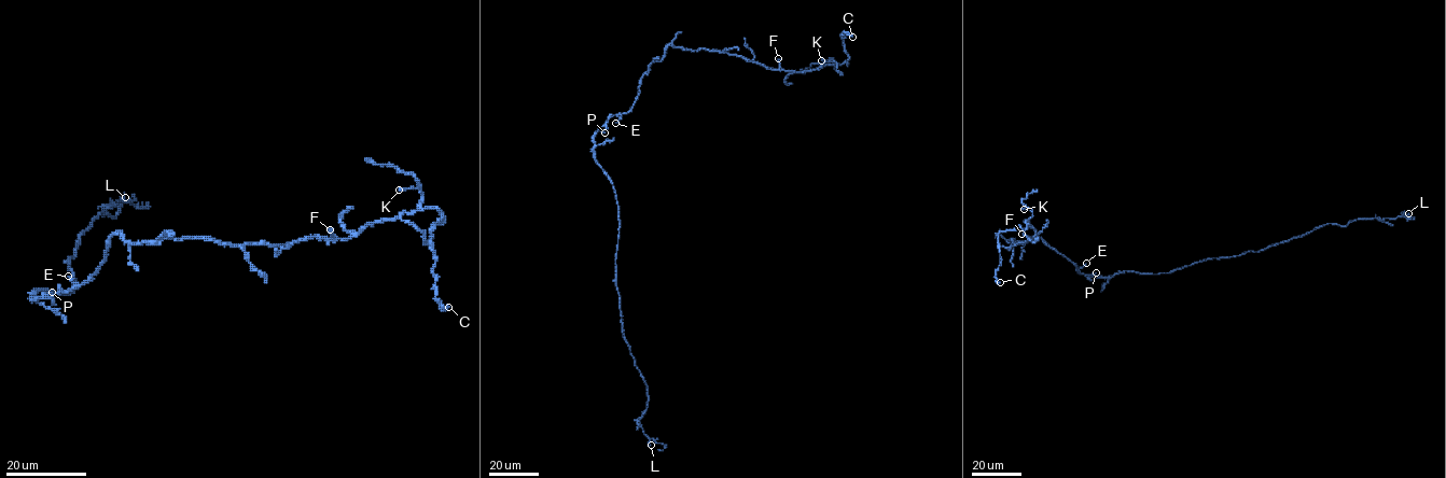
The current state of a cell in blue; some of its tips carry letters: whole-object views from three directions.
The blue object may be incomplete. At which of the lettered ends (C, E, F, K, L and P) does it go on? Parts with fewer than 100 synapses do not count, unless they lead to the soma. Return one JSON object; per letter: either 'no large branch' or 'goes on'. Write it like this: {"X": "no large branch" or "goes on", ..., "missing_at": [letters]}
{"C": "no large branch", "E": "no large branch", "F": "no large branch", "K": "no large branch", "L": "no large branch", "P": "no large branch", "missing_at": []}

